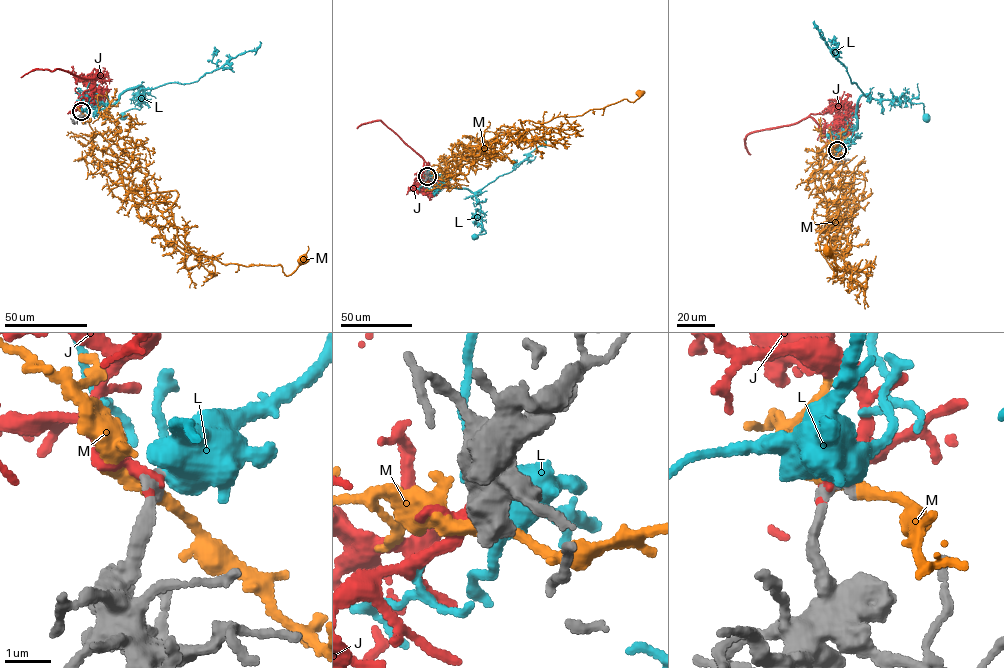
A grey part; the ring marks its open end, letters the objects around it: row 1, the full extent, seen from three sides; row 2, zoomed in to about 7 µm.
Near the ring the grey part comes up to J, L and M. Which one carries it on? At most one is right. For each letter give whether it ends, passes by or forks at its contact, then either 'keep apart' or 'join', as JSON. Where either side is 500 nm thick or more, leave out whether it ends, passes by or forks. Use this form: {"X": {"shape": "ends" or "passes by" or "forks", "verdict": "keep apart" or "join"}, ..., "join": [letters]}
{"J": {"shape": "passes by", "verdict": "join"}, "L": {"verdict": "keep apart"}, "M": {"shape": "passes by", "verdict": "keep apart"}, "join": ["J"]}

